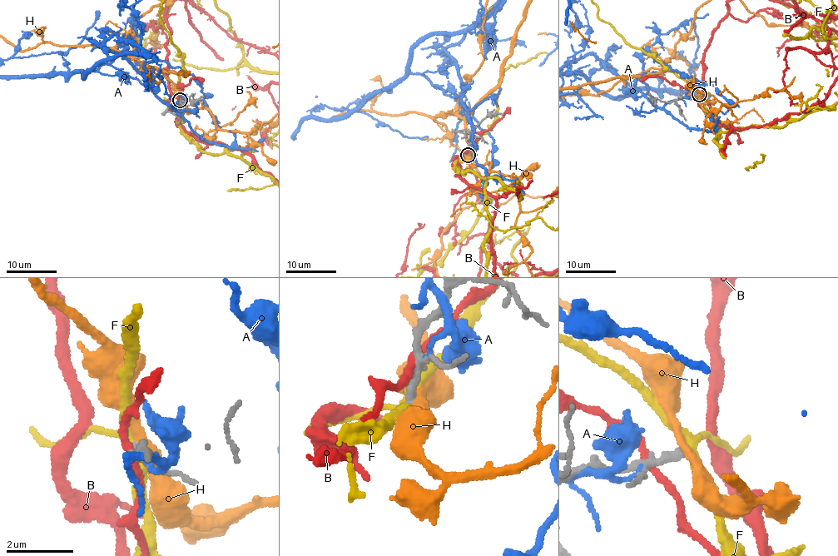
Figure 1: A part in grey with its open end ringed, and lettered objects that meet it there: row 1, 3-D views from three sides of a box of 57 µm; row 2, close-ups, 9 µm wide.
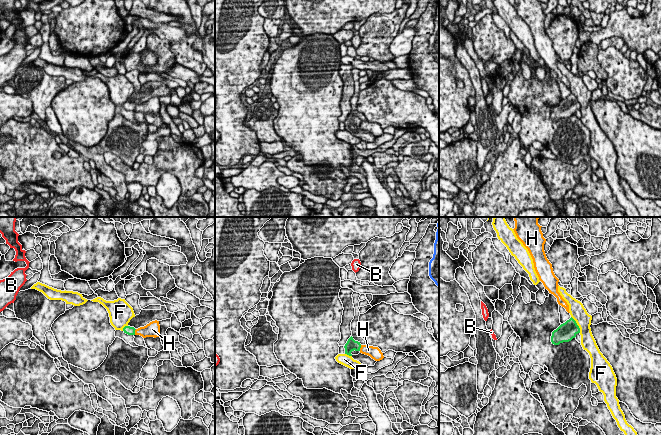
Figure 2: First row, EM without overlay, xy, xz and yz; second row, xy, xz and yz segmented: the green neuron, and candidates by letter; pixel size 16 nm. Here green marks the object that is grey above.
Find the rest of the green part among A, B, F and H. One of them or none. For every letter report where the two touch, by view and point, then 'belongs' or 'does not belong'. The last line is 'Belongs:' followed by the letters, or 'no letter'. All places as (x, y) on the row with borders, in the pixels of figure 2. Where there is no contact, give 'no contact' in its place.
A: no contact; does not belong
B: no contact; does not belong
F: contact yz (576, 324); does not belong
H: contact xy (134, 332); does not belong
Belongs: no letter

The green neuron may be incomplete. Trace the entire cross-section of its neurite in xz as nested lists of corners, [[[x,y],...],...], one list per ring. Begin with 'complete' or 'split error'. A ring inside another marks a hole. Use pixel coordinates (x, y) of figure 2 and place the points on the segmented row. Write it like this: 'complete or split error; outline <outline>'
complete; outline [[[351,336],[348,339],[347,343],[345,344],[344,348],[345,348],[345,354],[347,354],[349,356],[352,356],[352,354],[351,354],[352,351],[354,351],[354,350],[355,351],[360,351],[361,344],[360,344],[360,342],[355,341],[353,339],[353,337]]]

